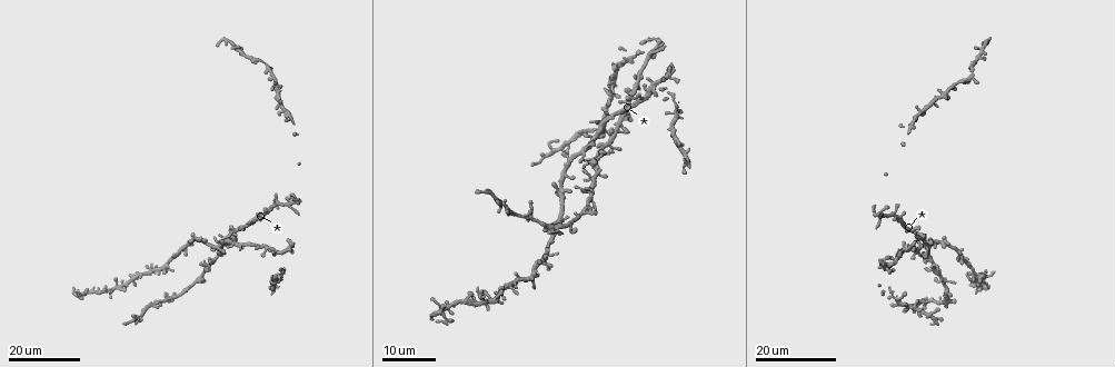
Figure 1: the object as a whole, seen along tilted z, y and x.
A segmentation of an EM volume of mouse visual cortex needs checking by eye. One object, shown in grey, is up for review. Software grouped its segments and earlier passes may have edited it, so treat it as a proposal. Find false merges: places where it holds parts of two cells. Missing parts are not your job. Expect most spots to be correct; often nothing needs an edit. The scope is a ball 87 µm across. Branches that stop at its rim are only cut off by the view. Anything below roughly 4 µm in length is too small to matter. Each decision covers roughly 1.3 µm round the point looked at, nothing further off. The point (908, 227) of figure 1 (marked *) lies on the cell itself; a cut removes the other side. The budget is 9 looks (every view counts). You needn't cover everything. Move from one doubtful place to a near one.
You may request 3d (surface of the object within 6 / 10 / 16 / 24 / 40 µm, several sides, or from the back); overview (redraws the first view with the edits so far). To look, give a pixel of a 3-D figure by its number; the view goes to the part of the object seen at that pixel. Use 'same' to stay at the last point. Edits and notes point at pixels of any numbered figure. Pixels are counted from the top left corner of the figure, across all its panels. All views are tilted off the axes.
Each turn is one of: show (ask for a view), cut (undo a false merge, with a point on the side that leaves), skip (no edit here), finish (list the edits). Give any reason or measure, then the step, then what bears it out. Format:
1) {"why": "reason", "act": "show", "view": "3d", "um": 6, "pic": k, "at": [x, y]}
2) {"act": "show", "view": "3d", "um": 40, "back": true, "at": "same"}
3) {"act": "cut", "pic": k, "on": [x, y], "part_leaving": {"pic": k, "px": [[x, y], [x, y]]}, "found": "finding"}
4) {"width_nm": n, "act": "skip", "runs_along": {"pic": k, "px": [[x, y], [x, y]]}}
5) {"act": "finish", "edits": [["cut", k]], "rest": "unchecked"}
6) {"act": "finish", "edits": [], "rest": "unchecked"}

{"act": "show", "view": "3d", "um": 16, "pic": 1, "at": [602, 123]}

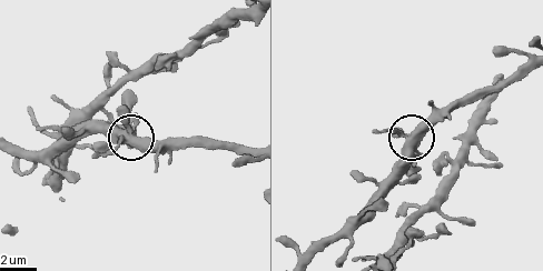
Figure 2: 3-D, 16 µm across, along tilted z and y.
{"act": "show", "view": "3d", "um": 6, "pic": 2, "at": [126, 130]}

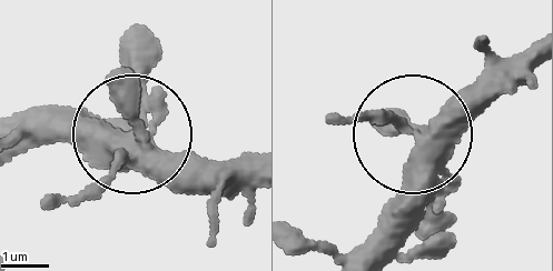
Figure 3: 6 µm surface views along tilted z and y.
{"act": "skip", "found": "continuous, no second cell"}

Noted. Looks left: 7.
{"why": "four or more arms meet", "act": "show", "view": "3d", "um": 16, "pic": 1, "at": [931, 299]}

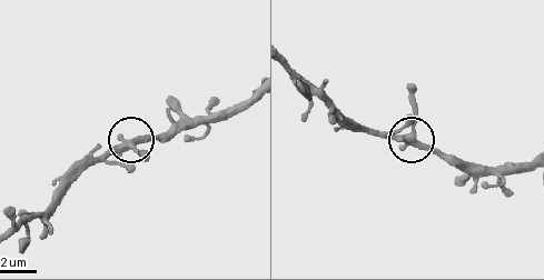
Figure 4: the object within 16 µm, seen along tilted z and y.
{"why": "closer look", "act": "show", "view": "3d", "um": 6, "pic": 4, "at": [125, 148]}

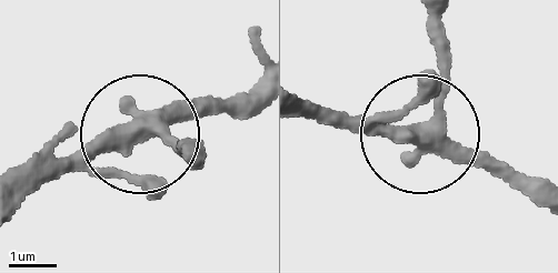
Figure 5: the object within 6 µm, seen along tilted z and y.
{"act": "skip", "runs_along": {"pic": 5, "px": [[537, 195], [435, 139], [445, 21]]}, "found": "one cell here"}

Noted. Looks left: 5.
{"why": "calibre changes", "act": "show", "view": "3d", "um": 24, "pic": 1, "at": [142, 310]}

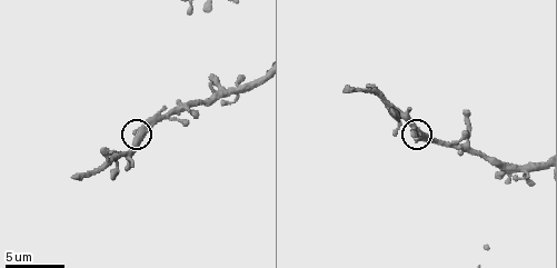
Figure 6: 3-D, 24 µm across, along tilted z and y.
{"act": "show", "view": "3d", "um": 6, "pic": 6, "at": [139, 139]}

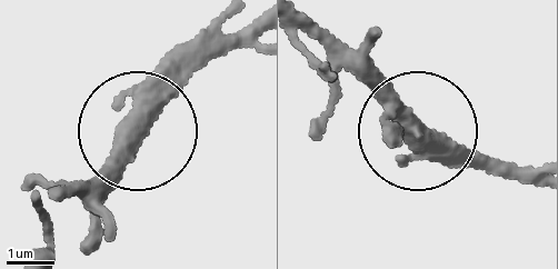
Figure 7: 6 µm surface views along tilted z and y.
{"act": "show", "view": "3d", "um": 6, "back": true, "pic": 7, "at": [132, 126]}

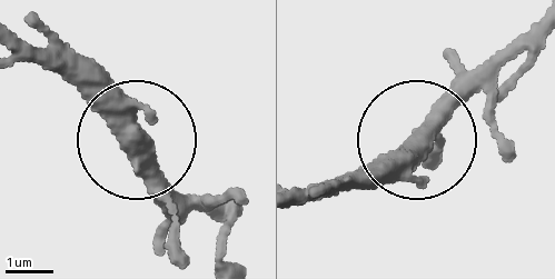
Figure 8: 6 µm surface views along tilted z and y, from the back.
{"act": "skip", "runs_along": {"pic": 8, "px": [[296, 201], [384, 173], [468, 95]]}, "found": "one cell here"}

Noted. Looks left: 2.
{"why": "a narrow waist", "act": "show", "view": "3d", "um": 24, "pic": 1, "at": [588, 204]}

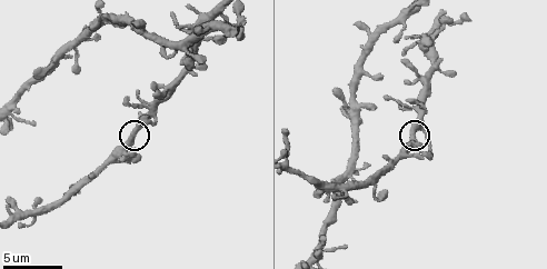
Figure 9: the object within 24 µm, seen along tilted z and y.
{"act": "show", "view": "3d", "um": 10, "pic": 9, "at": [414, 135]}

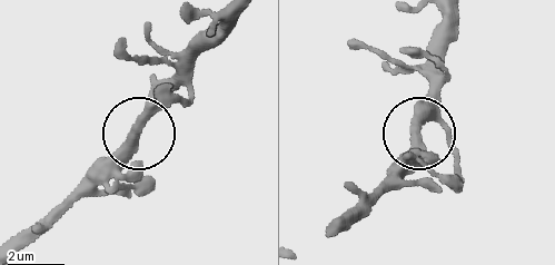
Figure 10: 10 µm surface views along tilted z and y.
{"act": "skip", "runs_along": {"pic": 10, "px": [[457, 13], [425, 97], [420, 131], [394, 178]]}, "found": "continuous, no second cell"}

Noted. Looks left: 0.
{"act": "finish", "edits": [], "rest": "unchecked"}

